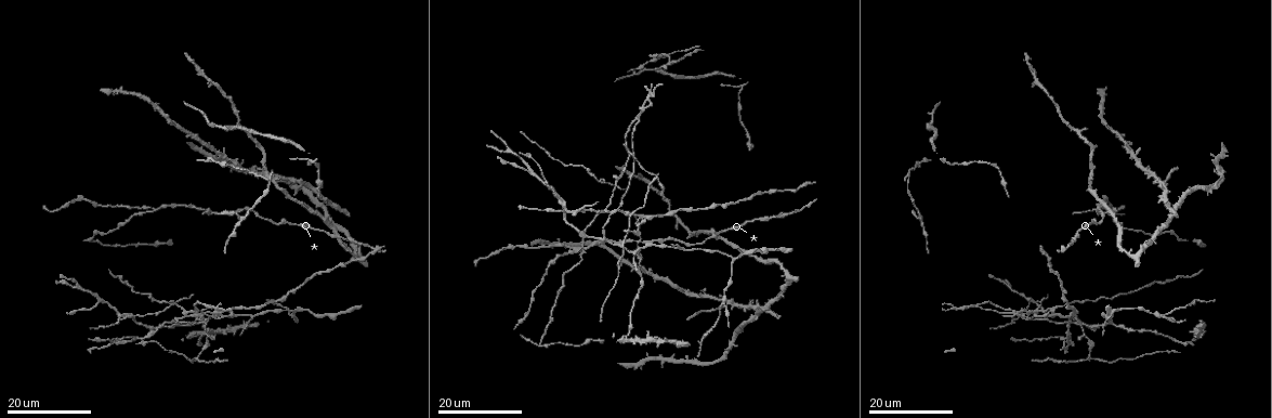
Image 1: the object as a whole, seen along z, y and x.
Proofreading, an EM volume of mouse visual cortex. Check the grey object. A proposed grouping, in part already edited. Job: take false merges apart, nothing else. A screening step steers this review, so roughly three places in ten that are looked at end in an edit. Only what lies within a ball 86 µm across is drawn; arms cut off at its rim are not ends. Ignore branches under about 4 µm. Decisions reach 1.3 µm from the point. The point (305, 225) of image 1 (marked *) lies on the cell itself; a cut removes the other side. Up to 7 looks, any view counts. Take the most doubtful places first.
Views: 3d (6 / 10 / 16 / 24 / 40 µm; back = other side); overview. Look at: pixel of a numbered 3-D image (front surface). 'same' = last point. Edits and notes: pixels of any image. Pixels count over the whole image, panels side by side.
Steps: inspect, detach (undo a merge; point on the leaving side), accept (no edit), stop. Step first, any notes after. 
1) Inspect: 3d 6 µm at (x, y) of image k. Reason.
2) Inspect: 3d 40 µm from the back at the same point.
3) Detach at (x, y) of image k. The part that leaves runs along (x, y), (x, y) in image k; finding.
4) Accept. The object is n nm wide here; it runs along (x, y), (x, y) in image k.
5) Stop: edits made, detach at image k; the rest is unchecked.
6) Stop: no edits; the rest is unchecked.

Inspect: 3d 24 µm at (1090, 360) of image 1. Two arms in line, one across.

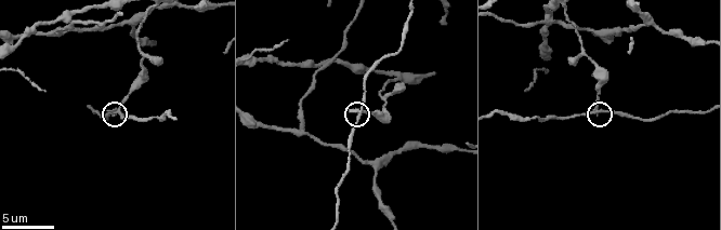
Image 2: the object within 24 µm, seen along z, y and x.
Inspect: 3d 6 µm at (359, 114) of image 2.

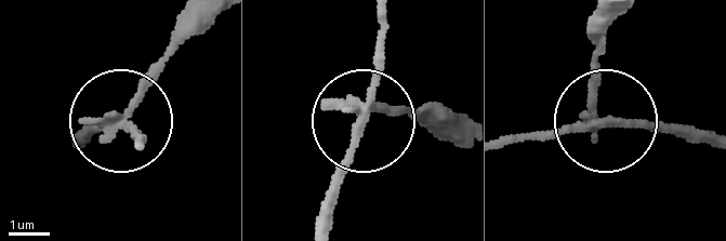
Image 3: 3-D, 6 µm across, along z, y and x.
Detach at (135, 136) of image 3. The side arm is 18 µm long; the part that leaves runs along (365, 116), (334, 215) in image 3; two cells meet here.

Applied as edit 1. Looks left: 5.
Inspect: overview.

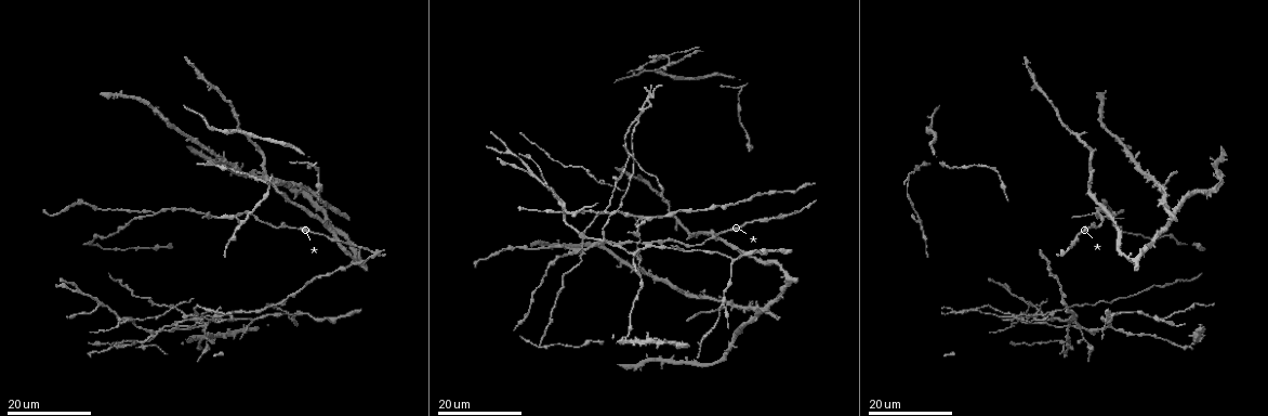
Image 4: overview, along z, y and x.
Inspect: 3d 16 µm at (211, 316) of image 4. Arms part here.

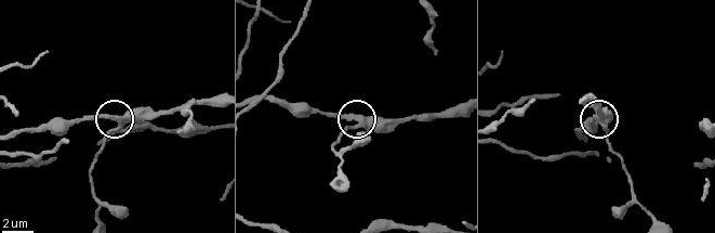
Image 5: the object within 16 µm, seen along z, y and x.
Inspect: 3d 10 µm at (122, 123) of image 5.

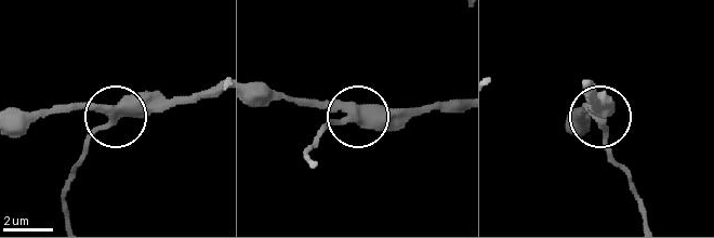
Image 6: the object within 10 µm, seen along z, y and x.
Accept. 3 arms meet here; it runs along (459, 101), (439, 107), (371, 107), (330, 119), (318, 130) in image 6; one cell here.

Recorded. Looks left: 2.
Inspect: 3d 24 µm at (1160, 319) of image 4. Two arms in line, one across.

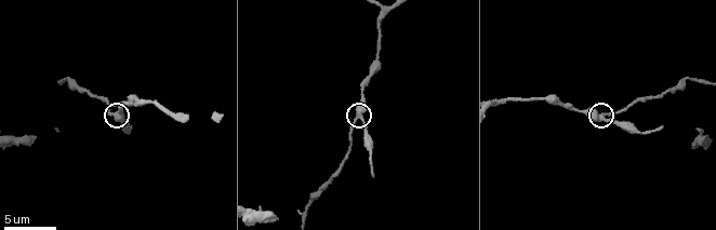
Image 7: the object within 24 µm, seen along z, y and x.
Inspect: 3d 6 µm at (603, 116) of image 7.

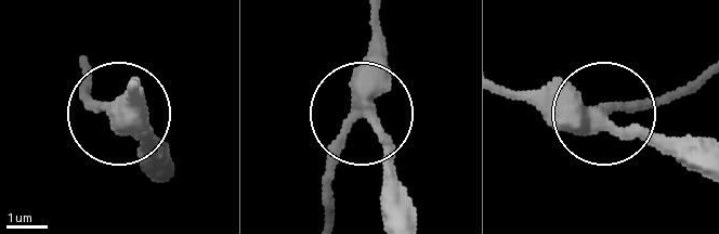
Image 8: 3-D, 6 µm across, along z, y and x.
Accept. 3 arms meet here; all the same cell.

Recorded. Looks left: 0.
Stop: edits made, detach at image 3; the rest is unchecked.

